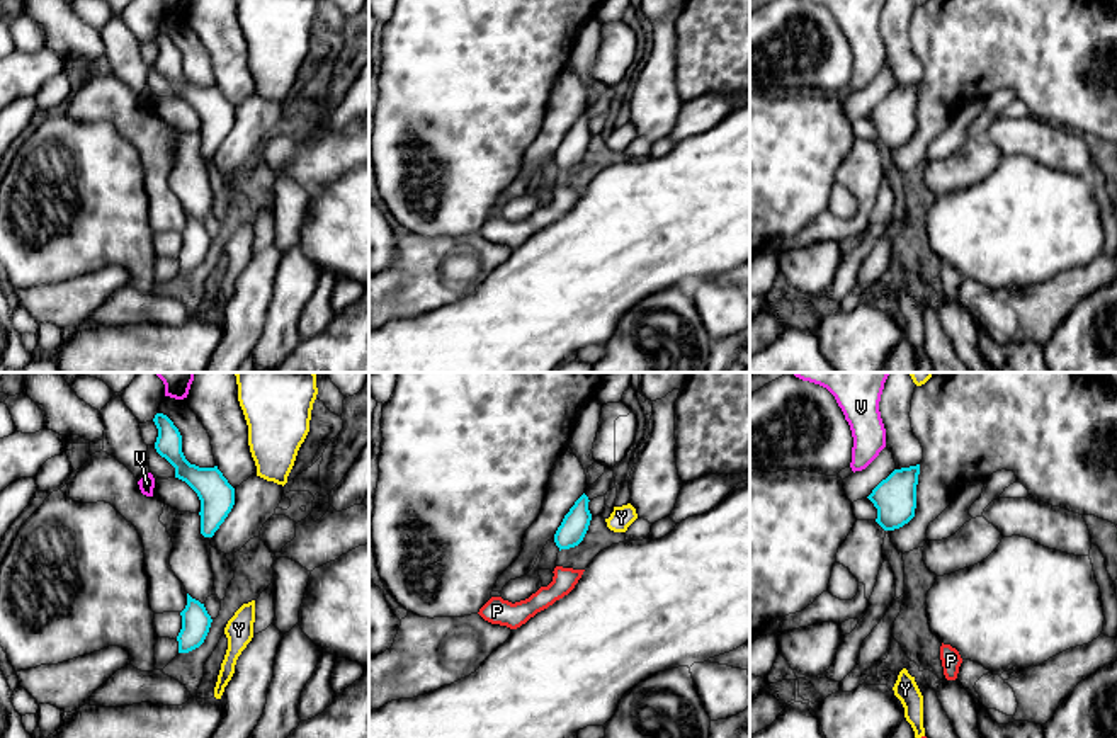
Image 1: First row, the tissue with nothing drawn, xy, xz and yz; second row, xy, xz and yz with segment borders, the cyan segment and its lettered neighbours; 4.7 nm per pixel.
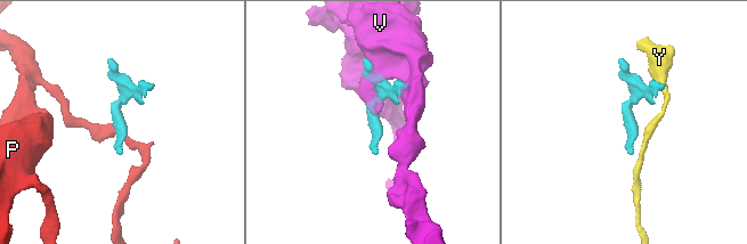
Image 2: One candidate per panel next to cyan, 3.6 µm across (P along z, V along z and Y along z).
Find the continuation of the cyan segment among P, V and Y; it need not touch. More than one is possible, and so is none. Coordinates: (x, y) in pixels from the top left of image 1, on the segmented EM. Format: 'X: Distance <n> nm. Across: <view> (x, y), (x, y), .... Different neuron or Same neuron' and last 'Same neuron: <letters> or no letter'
P: Distance 80 nm. Across: xz (560, 550), (560, 567). Different neuron
V: Distance 90 nm. Across: xy (162, 414), (165, 395). Different neuron
Y: Distance 70 nm. Across: xy (211, 621), (225, 628). Different neuron
Same neuron: no letter

